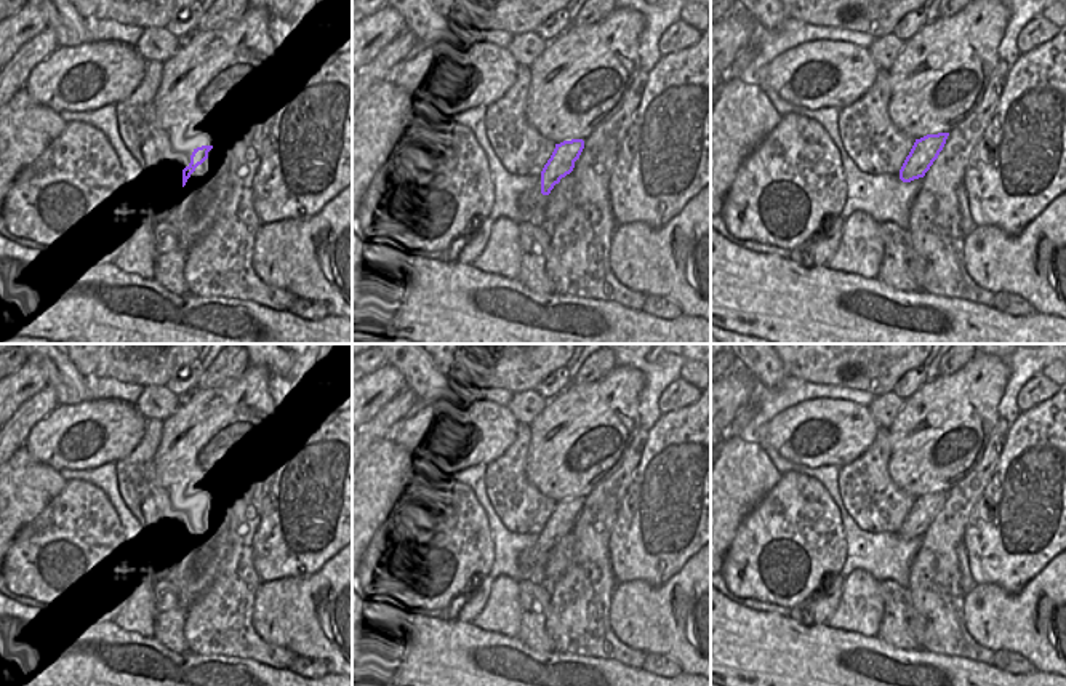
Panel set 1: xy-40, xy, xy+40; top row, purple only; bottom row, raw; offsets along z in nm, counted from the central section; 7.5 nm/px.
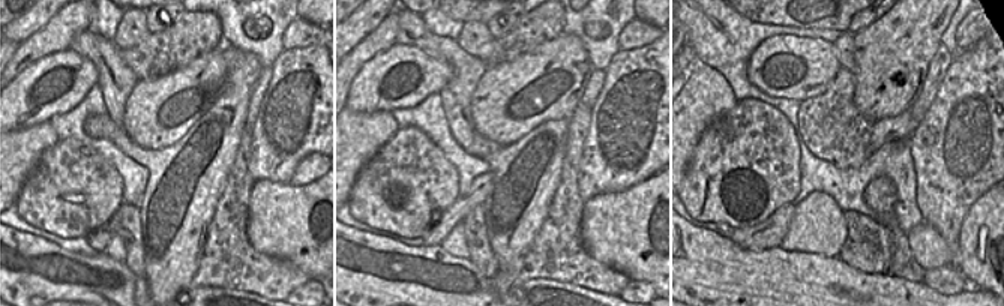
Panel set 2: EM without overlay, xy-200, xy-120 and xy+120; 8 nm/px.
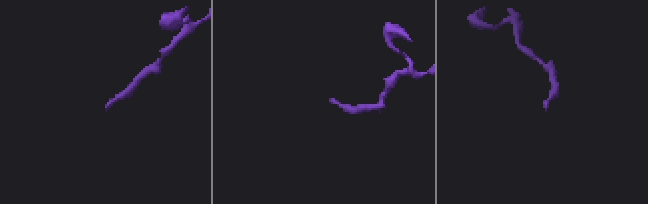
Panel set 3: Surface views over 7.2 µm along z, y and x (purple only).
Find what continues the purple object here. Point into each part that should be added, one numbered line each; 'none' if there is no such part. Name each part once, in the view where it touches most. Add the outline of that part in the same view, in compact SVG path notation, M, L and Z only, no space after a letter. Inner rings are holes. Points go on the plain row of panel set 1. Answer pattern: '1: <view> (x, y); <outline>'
1: xy-40 (108, 605); M171 534L152 555L147 566L139 572L122 572L86 608L78 611L82 620L112 620L128 600L138 582L166 579L176 555L182 548L182 536Z

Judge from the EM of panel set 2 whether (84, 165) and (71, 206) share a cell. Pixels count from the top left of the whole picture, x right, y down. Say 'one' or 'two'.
one

